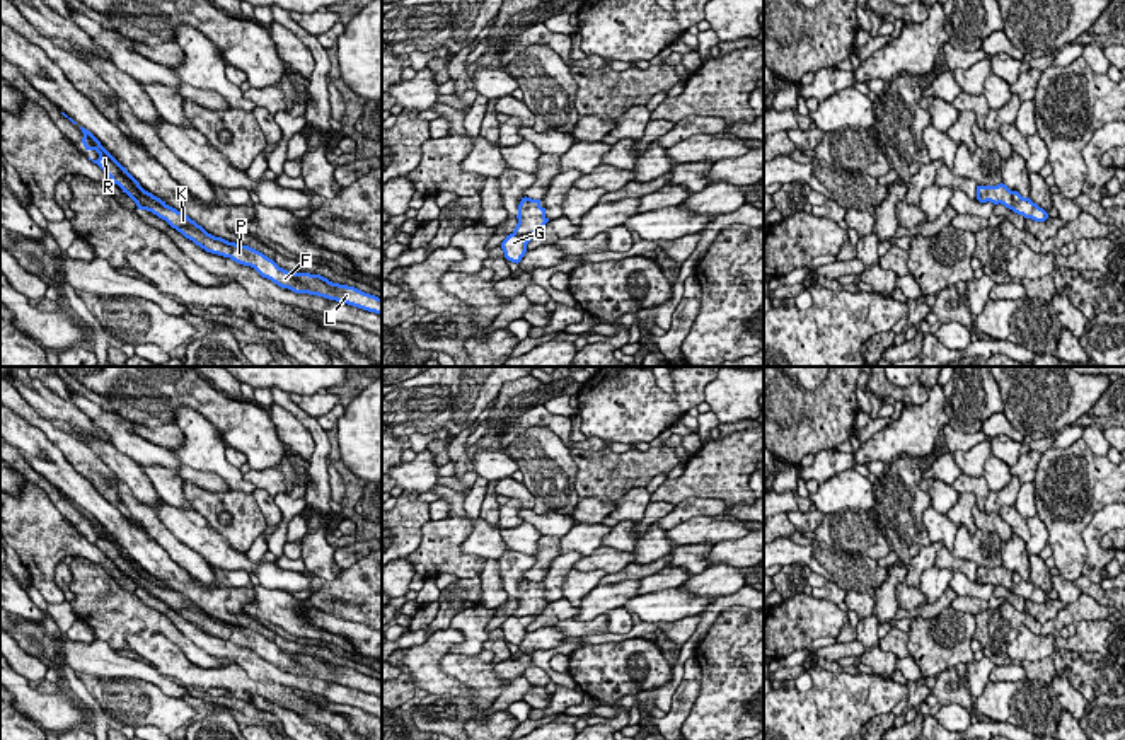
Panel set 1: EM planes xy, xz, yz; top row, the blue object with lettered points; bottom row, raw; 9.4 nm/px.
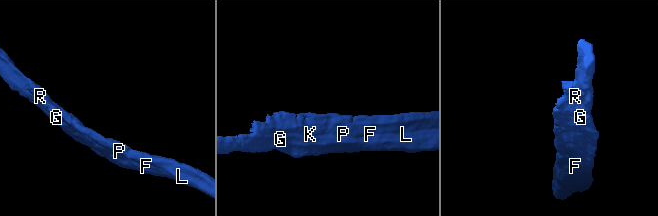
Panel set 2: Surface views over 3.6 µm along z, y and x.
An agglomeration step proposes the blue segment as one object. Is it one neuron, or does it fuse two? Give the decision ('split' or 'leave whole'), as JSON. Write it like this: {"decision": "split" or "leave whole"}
{"decision": "split"}

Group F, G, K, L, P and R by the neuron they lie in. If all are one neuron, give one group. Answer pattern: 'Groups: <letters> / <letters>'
Groups: F K P R / G L

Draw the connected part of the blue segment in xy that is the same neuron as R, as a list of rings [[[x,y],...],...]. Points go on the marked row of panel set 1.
[[[84,135],[82,143],[85,150],[95,150],[99,153],[99,159],[92,162],[97,164],[111,177],[114,184],[118,184],[119,188],[126,191],[133,191],[133,186],[123,176],[119,164],[114,162],[114,157],[102,145],[97,147],[94,140],[87,135]]]

